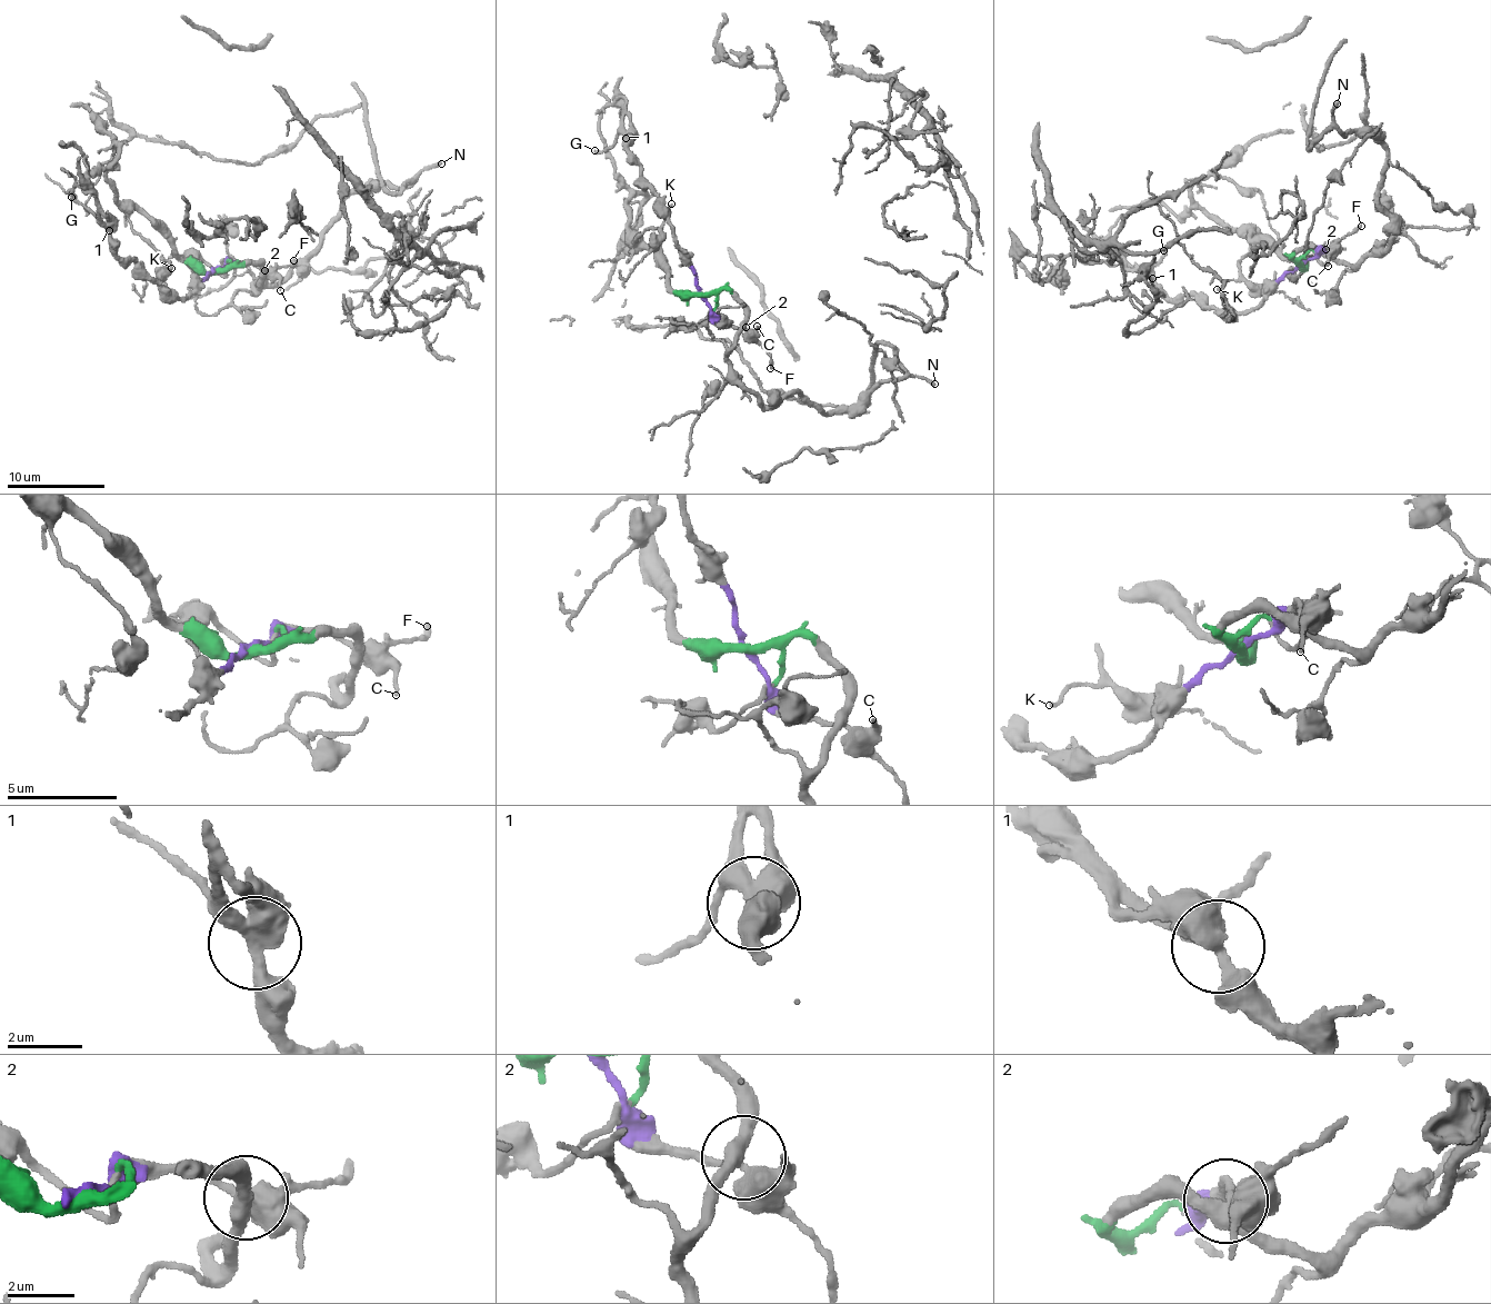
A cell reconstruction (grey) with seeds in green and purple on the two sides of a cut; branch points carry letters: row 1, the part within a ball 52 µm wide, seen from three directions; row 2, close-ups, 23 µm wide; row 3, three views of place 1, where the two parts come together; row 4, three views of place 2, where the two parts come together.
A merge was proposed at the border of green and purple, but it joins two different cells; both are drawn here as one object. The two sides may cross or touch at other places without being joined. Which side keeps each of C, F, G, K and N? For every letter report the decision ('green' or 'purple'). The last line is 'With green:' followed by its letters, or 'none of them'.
C: purple
F: purple
G: purple
K: green
N: green
With green: K, N

